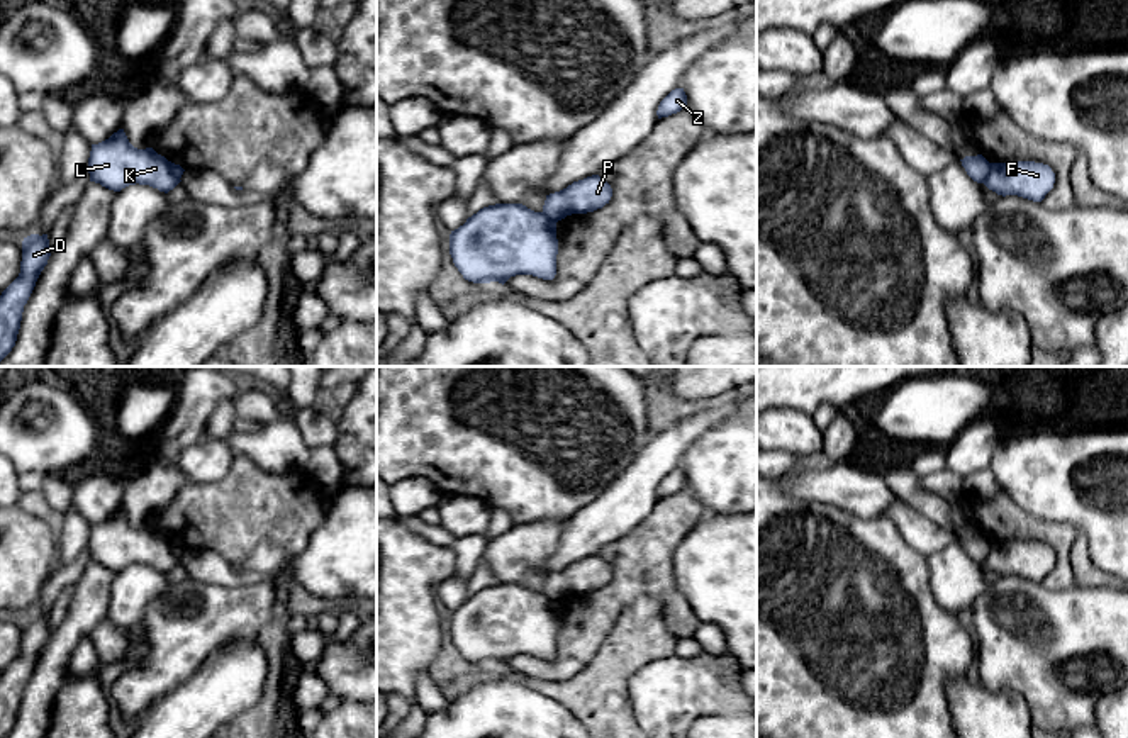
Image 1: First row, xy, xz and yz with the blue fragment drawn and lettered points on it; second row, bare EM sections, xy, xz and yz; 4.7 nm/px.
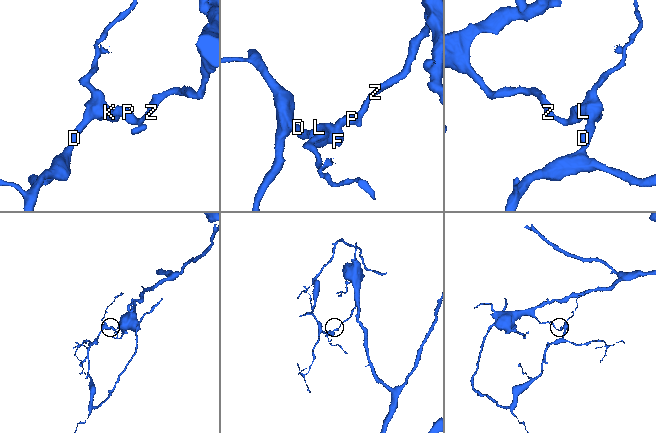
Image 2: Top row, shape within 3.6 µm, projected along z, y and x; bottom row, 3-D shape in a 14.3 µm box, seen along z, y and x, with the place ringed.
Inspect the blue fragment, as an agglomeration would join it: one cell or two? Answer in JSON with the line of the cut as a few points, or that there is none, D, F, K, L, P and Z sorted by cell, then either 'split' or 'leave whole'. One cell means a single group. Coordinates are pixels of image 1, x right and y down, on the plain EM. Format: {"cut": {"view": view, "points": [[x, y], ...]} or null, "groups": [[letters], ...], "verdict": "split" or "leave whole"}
{"cut": {"view": "yz", "points": [[991, 543], [989, 553], [982, 562]]}, "groups": [["D", "F", "K", "L"], ["P", "Z"]], "verdict": "split"}

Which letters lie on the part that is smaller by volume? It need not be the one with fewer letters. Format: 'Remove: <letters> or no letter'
Remove: D, F, K, L

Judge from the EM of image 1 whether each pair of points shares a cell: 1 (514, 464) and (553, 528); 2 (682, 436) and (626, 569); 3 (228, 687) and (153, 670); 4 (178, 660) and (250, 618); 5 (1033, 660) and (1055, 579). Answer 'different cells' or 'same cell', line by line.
1: different cells
2: different cells
3: different cells
4: same cell
5: different cells

